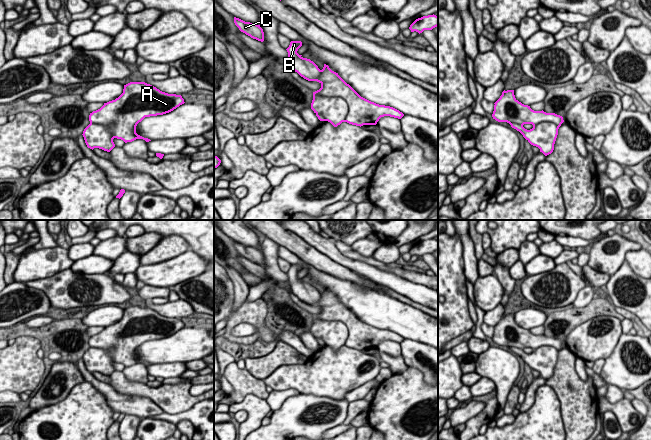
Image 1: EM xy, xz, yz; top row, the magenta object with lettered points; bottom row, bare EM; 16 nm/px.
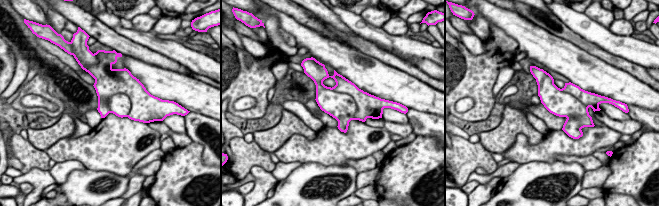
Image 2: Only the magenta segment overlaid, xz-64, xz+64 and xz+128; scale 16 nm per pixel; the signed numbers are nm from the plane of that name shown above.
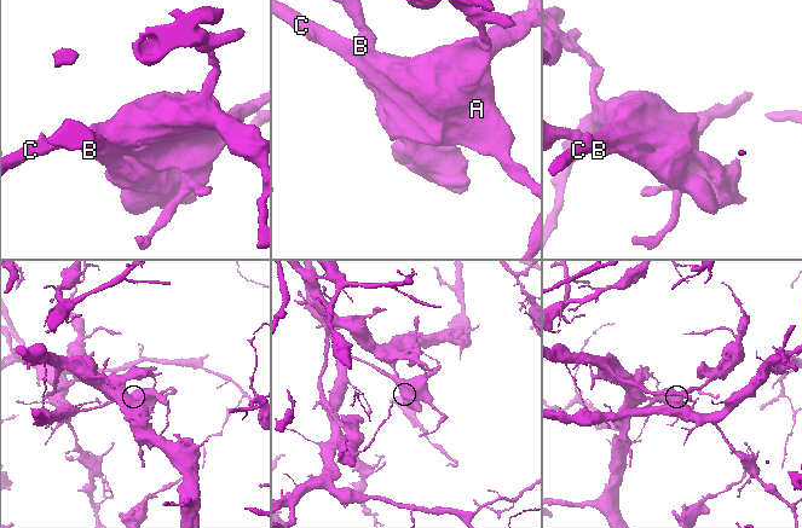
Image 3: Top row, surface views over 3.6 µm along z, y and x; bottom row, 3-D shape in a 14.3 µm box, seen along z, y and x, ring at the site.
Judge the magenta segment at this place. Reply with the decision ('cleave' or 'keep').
cleave

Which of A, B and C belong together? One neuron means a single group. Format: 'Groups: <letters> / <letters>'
Groups: A C / B

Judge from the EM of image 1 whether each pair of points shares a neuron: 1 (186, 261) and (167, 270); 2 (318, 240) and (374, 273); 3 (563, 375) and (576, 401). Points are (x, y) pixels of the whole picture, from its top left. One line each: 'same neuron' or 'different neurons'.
1: same neuron
2: same neuron
3: same neuron

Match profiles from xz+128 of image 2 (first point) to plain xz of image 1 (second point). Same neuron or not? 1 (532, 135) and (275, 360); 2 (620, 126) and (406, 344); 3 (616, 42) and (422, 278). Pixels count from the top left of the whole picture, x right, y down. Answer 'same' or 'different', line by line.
1: same
2: different
3: same

